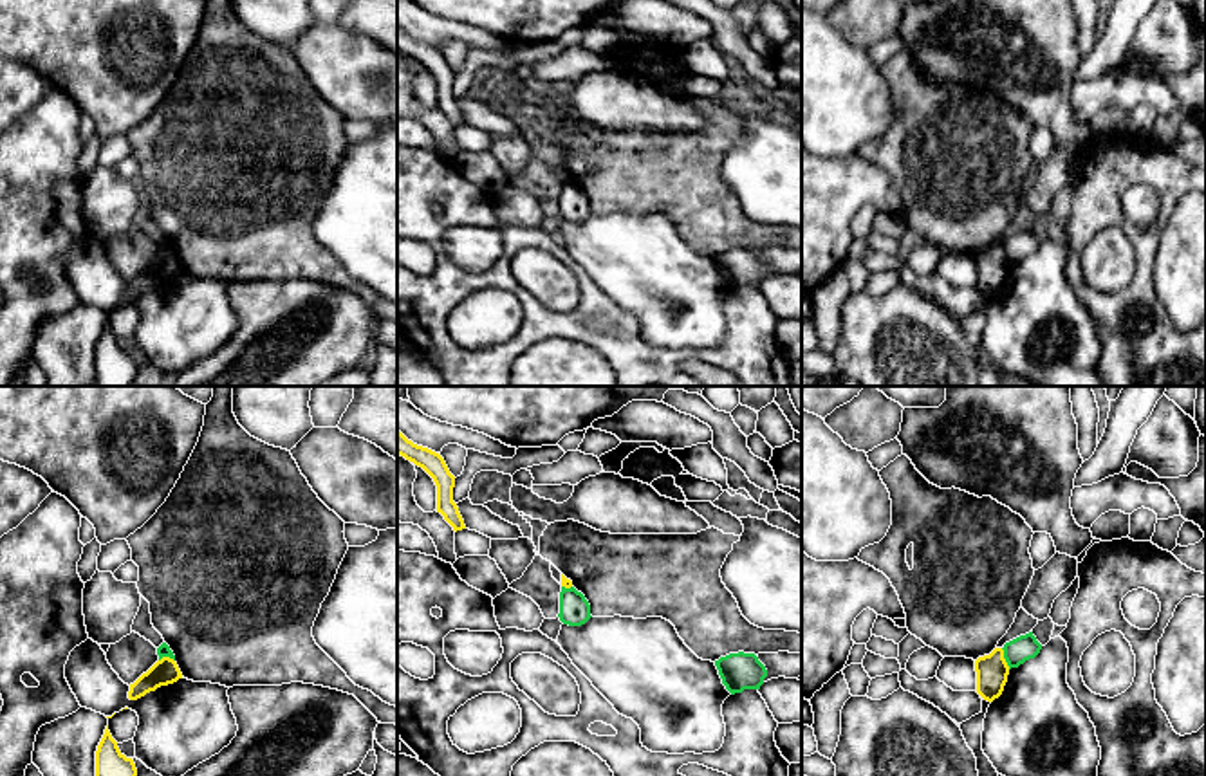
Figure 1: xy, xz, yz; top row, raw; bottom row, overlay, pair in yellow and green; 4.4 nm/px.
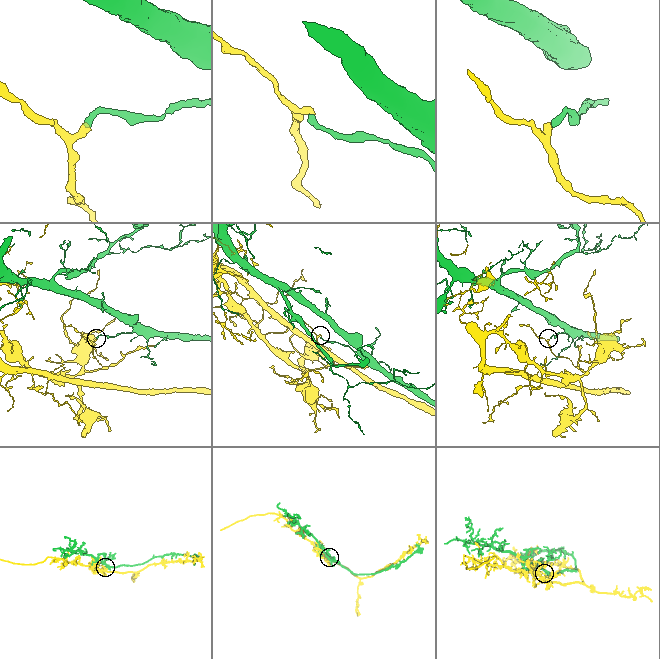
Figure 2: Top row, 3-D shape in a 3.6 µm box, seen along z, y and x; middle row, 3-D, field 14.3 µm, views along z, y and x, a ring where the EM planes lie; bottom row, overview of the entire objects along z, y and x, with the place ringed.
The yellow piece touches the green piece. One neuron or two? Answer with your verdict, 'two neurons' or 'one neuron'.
two neurons

